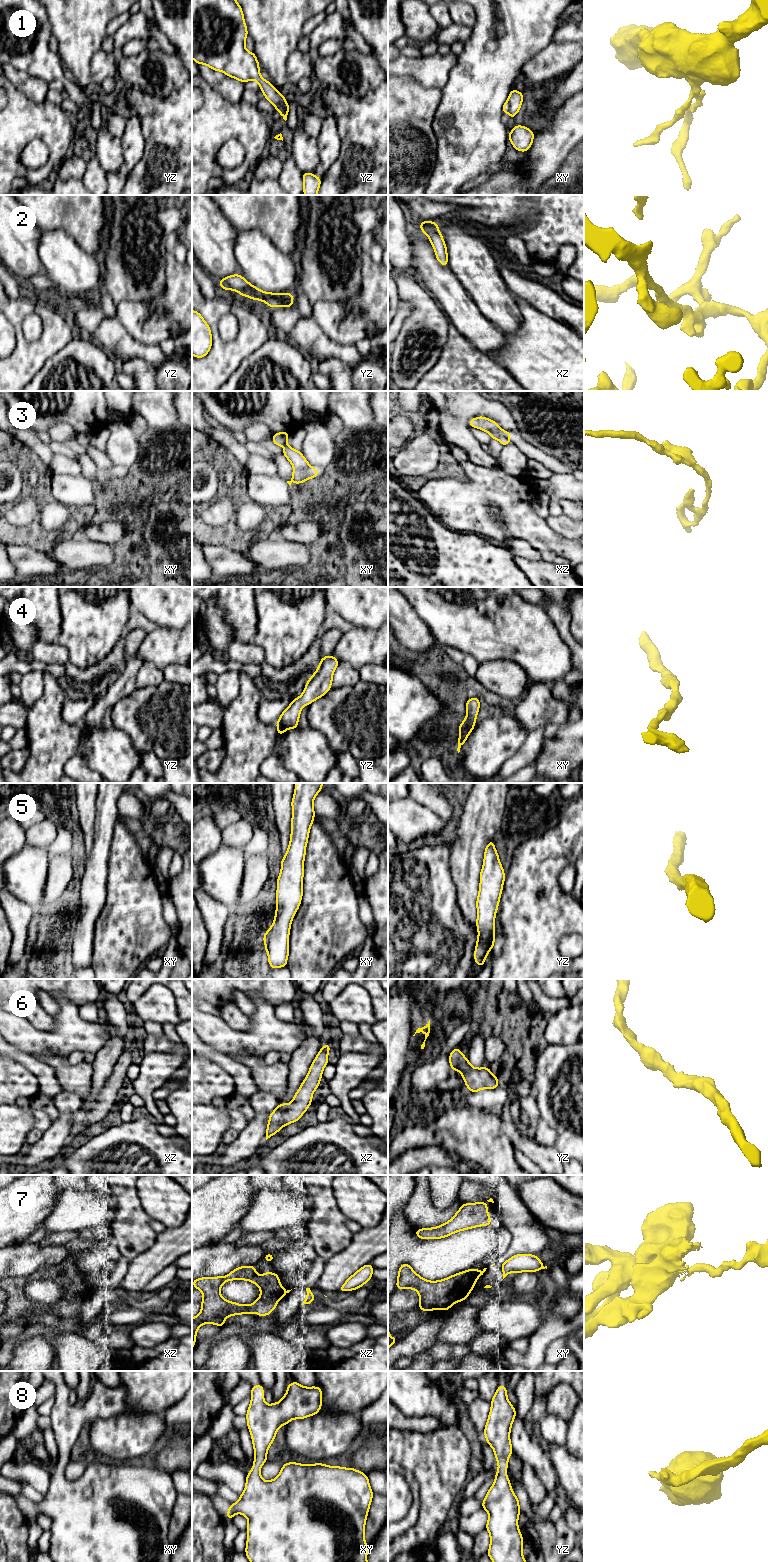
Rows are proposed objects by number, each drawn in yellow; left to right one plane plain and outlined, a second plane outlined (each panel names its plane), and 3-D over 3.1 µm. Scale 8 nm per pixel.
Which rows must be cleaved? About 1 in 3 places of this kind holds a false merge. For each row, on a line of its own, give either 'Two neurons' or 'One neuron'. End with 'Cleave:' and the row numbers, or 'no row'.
1: Two neurons
2: One neuron
3: Two neurons
4: One neuron
5: One neuron
6: One neuron
7: Two neurons
8: One neuron
Cleave: 1, 3, 7

